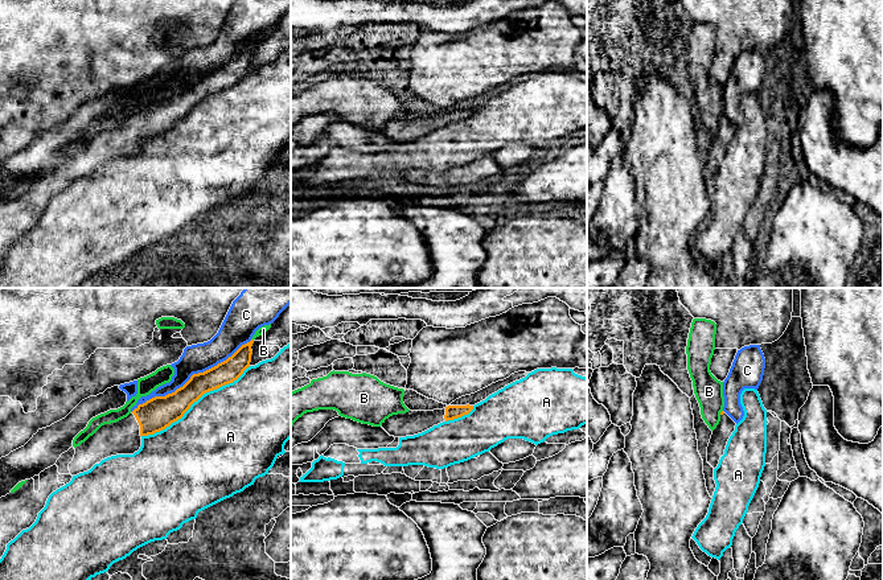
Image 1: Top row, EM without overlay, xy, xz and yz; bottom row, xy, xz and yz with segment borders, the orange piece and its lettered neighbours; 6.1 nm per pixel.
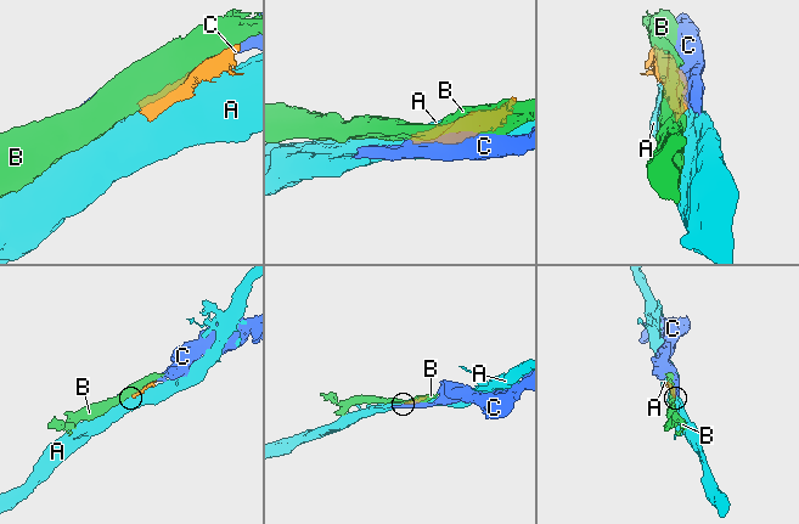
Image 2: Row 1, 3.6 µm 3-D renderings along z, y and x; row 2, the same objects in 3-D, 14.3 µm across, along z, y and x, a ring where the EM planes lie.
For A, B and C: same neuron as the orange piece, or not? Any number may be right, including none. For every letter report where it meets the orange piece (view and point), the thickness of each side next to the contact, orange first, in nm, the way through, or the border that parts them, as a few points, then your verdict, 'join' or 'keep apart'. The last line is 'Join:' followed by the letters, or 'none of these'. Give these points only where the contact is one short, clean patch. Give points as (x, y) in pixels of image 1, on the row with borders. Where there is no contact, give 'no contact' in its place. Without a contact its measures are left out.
A: contact xy (194, 400); calibres 200 and 480 nm; keep apart
B: contact yz (721, 412); calibres 20 and 180 nm; keep apart
C: contact xy (191, 377); calibres 170 and 180 nm; keep apart
Join: none of these

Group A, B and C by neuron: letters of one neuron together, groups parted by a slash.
A / B / C

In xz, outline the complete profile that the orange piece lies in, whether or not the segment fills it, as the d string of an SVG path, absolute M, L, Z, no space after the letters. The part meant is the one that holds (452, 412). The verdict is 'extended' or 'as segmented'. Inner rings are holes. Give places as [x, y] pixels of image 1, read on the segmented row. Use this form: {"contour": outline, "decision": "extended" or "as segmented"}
{"contour": "M448 406L434 411L408 411L393 415L382 423L382 428L394 437L406 437L422 433L443 421L468 415L473 406Z", "decision": "extended"}

